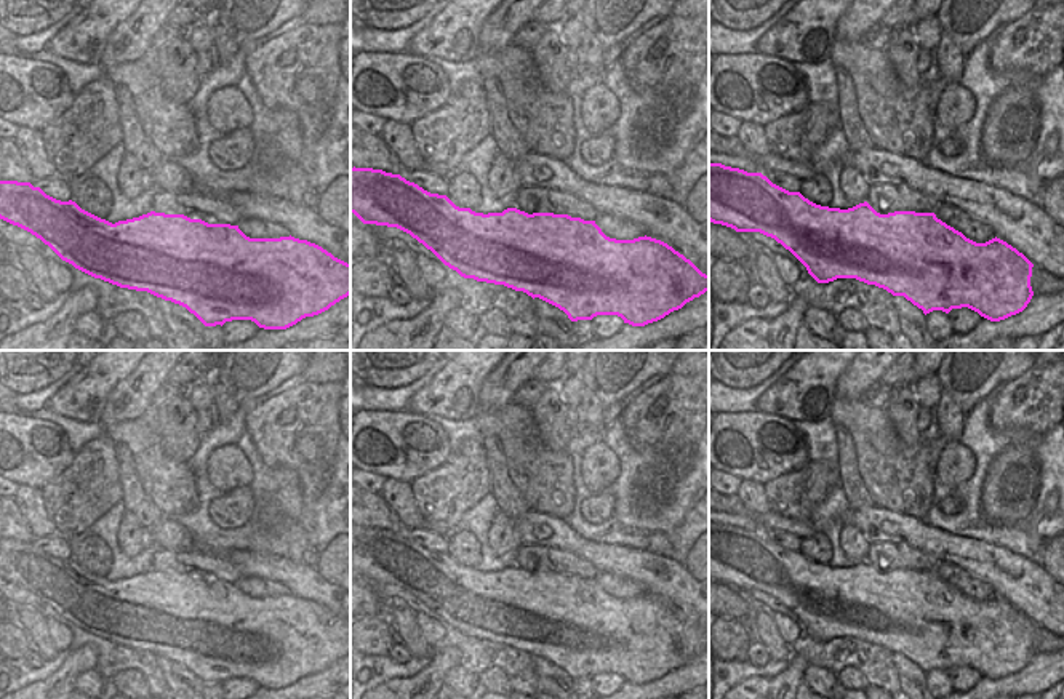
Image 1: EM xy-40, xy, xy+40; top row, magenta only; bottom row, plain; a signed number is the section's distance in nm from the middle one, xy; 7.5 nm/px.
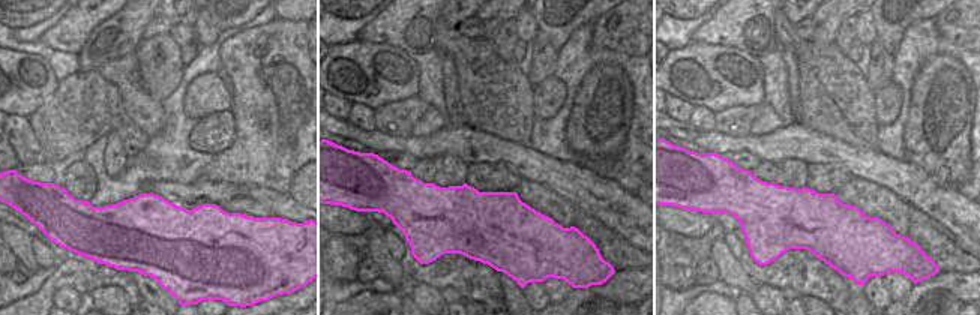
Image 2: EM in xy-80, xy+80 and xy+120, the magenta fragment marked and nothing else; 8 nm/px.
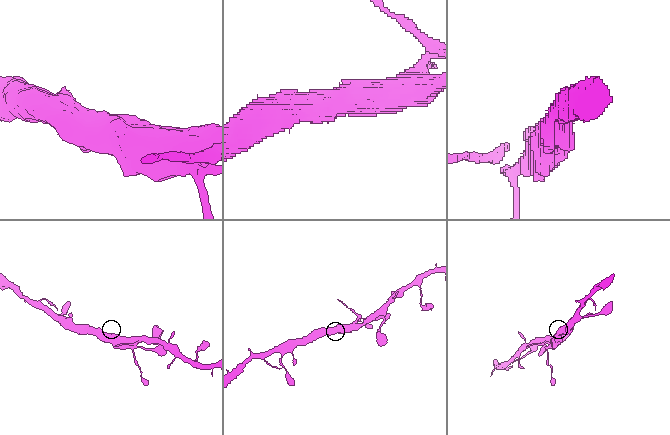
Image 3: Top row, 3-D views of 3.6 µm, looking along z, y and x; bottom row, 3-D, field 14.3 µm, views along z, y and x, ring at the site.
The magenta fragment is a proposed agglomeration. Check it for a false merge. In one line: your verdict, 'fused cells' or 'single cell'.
single cell

